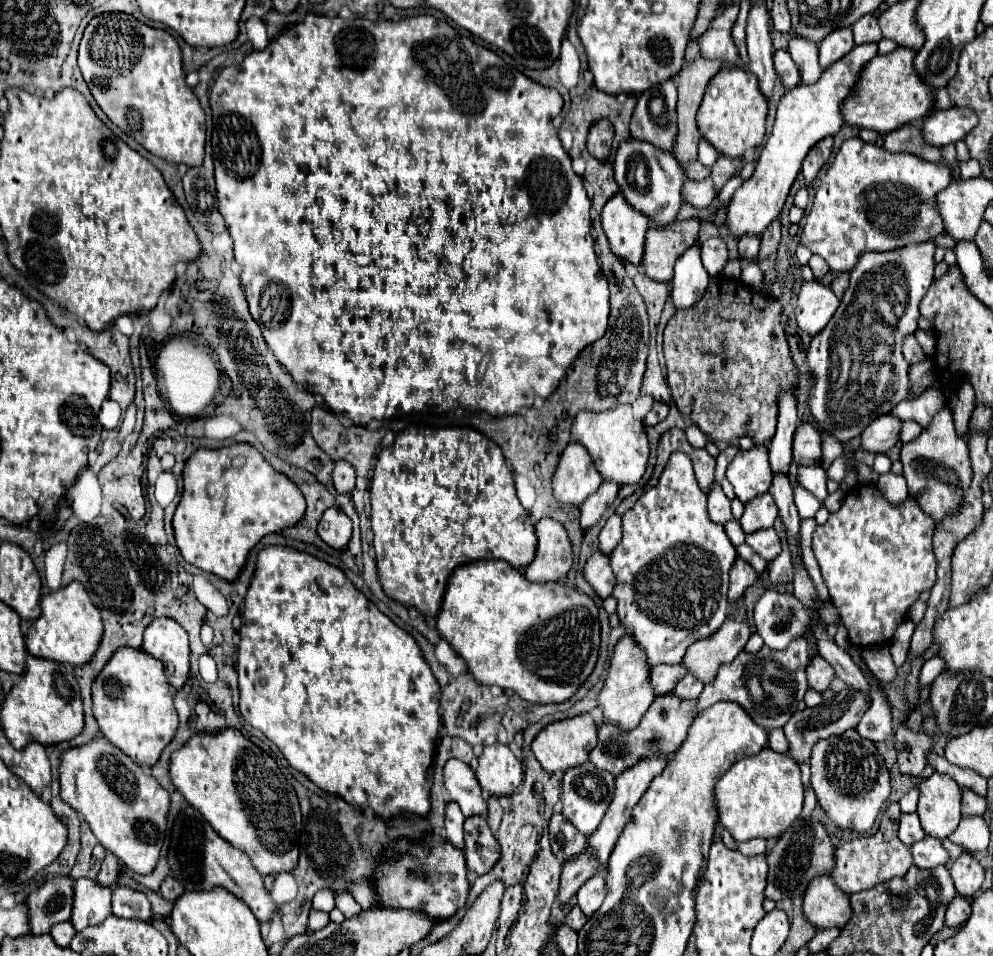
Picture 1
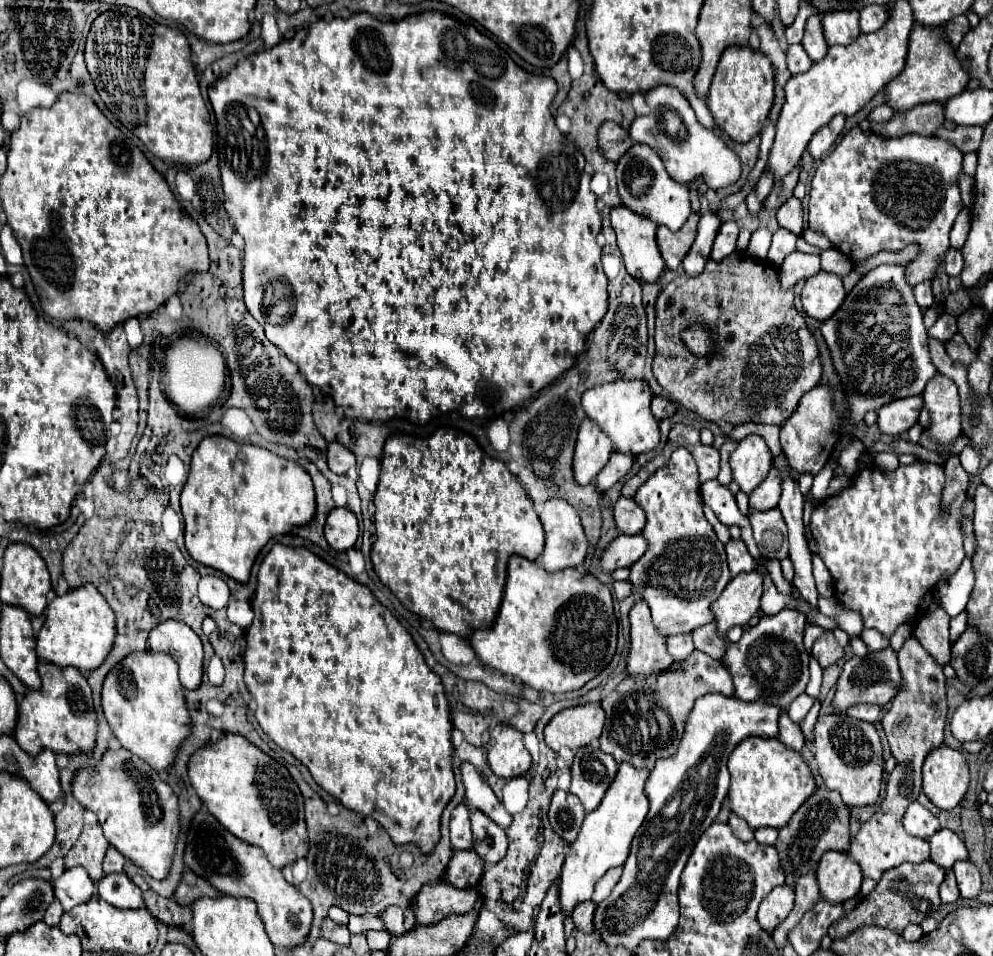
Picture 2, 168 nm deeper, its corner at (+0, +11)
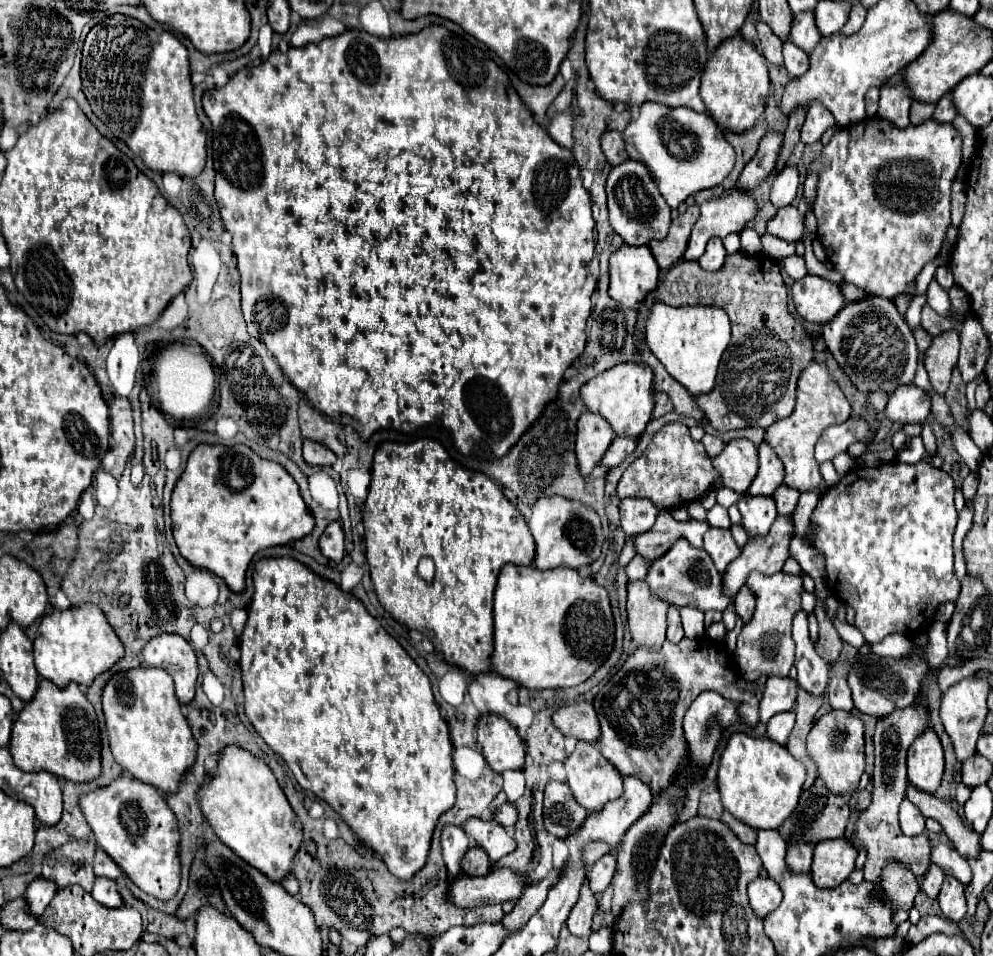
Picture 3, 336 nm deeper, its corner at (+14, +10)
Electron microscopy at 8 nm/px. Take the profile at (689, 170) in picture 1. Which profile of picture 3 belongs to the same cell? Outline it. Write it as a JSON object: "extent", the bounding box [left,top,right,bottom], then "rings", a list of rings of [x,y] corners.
{"extent":[623,102,735,210],"rings":[[[647,102],[641,106],[639,118],[625,128],[623,140],[625,140],[625,148],[629,152],[629,158],[643,162],[649,168],[659,192],[663,194],[663,198],[667,200],[667,204],[673,210],[681,202],[685,202],[689,196],[721,184],[727,178],[727,174],[733,170],[733,164],[735,164],[735,152],[727,144],[723,132],[717,128],[717,122],[709,114],[705,114],[705,112],[699,114],[691,108],[667,108],[667,106],[657,106],[657,102]]]}

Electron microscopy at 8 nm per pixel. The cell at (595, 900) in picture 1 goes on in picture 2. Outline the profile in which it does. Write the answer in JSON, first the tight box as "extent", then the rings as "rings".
{"extent":[591,867,621,903],"rings":[[[615,867],[615,869],[609,869],[609,873],[605,873],[597,883],[595,883],[595,891],[593,891],[593,897],[591,897],[591,901],[593,903],[599,903],[599,901],[603,901],[609,893],[611,893],[611,889],[617,885],[617,881],[619,881],[619,877],[621,877],[621,867]]]}

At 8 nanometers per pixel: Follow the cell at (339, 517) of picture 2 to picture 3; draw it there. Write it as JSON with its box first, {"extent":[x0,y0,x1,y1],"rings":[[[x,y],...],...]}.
{"extent":[319,522,345,562],"rings":[[[333,522],[331,526],[327,526],[325,534],[321,536],[319,540],[319,546],[321,546],[321,552],[325,558],[333,560],[333,562],[341,562],[343,556],[345,556],[345,546],[343,546],[343,530],[337,522]]]}

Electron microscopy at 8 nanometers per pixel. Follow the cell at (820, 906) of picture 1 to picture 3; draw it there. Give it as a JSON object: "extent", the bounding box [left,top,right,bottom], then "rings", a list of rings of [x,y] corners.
{"extent":[811,838,857,888],"rings":[[[845,838],[821,840],[815,846],[811,876],[821,888],[839,886],[855,870],[857,848]]]}

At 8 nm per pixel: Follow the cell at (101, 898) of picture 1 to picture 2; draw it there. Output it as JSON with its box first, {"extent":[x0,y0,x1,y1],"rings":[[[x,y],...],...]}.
{"extent":[53,867,97,911],"rings":[[[83,867],[67,869],[59,879],[53,881],[53,889],[55,897],[59,899],[65,911],[71,911],[81,903],[87,903],[97,891],[95,881]]]}

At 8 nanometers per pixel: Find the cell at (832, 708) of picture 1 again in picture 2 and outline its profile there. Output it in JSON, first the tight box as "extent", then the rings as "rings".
{"extent":[831,649,901,713],"rings":[[[893,649],[869,653],[865,657],[851,657],[845,663],[845,667],[837,679],[835,695],[831,699],[831,709],[835,713],[845,713],[849,707],[853,707],[857,703],[875,703],[875,705],[883,707],[887,701],[891,701],[895,697],[895,693],[899,691],[899,683],[901,683],[901,671],[899,671],[897,655]]]}

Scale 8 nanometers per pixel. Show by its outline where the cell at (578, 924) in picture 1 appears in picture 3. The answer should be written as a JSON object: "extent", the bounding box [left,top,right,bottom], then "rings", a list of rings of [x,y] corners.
{"extent":[567,882,597,936],"rings":[[[583,882],[579,900],[577,900],[577,904],[573,906],[573,910],[569,912],[569,918],[567,918],[567,928],[575,936],[589,936],[591,934],[591,918],[595,914],[597,900],[595,900],[593,892],[589,892],[589,890],[591,890],[589,884]]]}

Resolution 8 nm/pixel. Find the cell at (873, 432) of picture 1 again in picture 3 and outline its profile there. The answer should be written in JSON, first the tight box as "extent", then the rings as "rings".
{"extent":[887,384,929,424],"rings":[[[907,384],[897,388],[887,402],[887,416],[893,422],[909,424],[909,422],[923,422],[929,416],[929,394],[915,384]]]}

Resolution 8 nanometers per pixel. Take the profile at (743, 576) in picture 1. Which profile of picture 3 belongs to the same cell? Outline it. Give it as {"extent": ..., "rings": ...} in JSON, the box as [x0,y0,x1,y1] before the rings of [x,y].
{"extent":[703,528,741,574],"rings":[[[709,528],[703,536],[705,540],[705,550],[709,552],[709,556],[713,558],[717,570],[723,574],[727,570],[727,566],[739,556],[741,548],[735,544],[733,536],[729,530],[723,528]]]}

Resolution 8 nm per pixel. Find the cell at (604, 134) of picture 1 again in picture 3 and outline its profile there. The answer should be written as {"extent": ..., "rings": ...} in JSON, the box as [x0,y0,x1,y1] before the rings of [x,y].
{"extent":[601,132,629,166],"rings":[[[605,132],[601,138],[601,148],[611,166],[619,166],[625,160],[629,160],[625,144],[623,144],[623,136],[619,132]]]}

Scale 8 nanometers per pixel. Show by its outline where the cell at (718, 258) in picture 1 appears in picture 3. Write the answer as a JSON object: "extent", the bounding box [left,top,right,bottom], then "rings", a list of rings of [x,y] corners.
{"extent":[697,238,727,272],"rings":[[[711,238],[711,240],[707,242],[705,254],[703,254],[697,262],[699,262],[699,266],[701,266],[703,270],[715,272],[715,270],[719,270],[719,268],[723,266],[725,256],[727,256],[727,252],[725,252],[725,248],[723,248],[721,238]]]}

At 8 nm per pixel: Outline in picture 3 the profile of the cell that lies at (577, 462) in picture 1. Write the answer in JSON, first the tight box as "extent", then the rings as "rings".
{"extent":[575,410,615,476],"rings":[[[589,410],[581,414],[577,424],[575,452],[579,460],[579,470],[583,476],[589,476],[593,468],[601,462],[613,438],[615,438],[615,432],[611,430],[609,422],[601,414],[595,414]]]}

